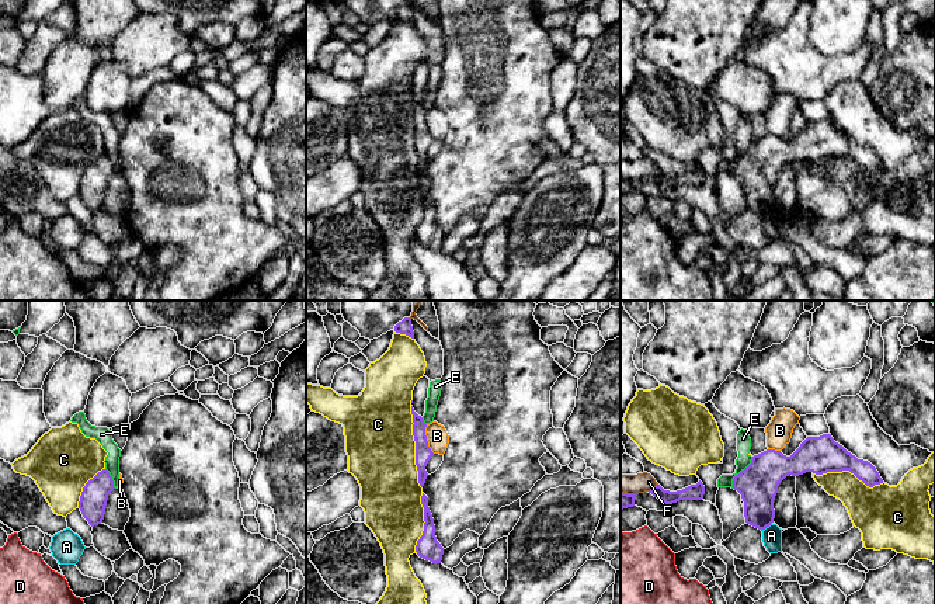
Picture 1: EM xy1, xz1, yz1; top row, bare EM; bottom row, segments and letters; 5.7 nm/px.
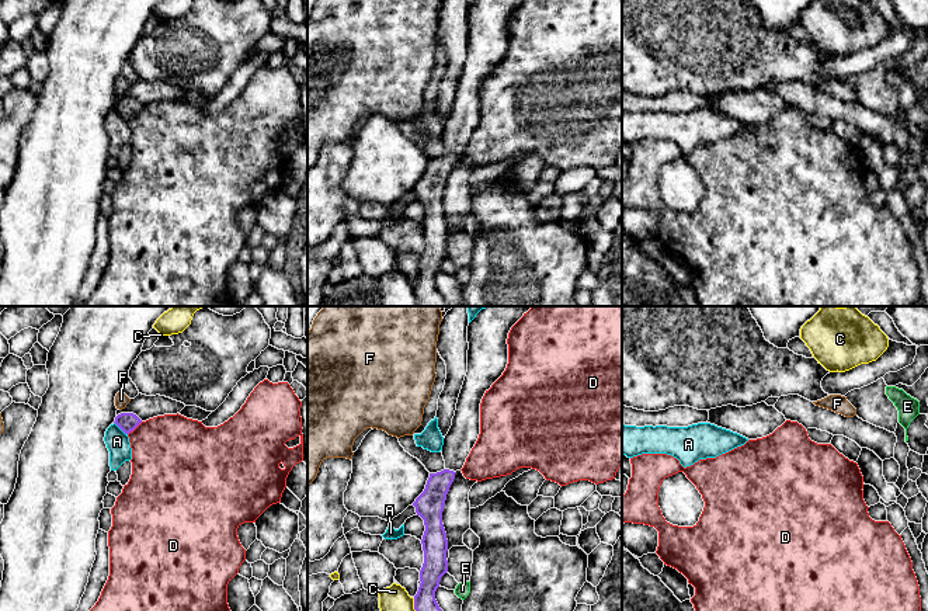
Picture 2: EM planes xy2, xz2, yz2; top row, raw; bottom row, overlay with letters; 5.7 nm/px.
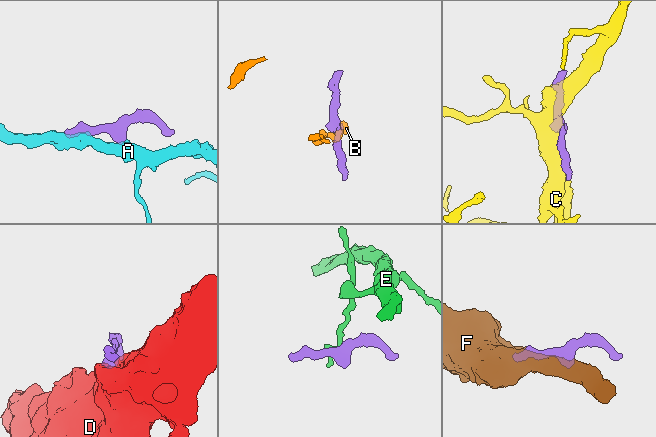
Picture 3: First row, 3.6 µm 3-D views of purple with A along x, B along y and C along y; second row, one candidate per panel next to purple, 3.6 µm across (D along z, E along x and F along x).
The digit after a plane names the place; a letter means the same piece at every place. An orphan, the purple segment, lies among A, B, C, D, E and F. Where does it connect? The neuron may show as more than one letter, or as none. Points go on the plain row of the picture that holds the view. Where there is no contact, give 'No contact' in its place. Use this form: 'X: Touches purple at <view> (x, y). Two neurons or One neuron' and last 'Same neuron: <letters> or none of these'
A: Touches purple at xy2 (121, 114). Two neurons
B: Touches purple at xz1 (426, 124). Two neurons
C: Touches purple at xz1 (416, 132). Two neurons
D: Touches purple at xy2 (135, 113). Two neurons
E: Touches purple at yz1 (740, 158). Two neurons
F: Touches purple at yz1 (654, 173). Two neurons
Same neuron: none of these

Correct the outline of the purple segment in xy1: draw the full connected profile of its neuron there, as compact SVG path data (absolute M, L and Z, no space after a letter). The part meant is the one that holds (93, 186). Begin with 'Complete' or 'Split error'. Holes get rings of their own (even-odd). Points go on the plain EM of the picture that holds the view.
Complete. M107 155L98 157L83 173L79 194L91 212L102 208L108 180L114 174L112 162Z

